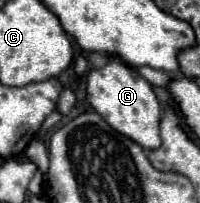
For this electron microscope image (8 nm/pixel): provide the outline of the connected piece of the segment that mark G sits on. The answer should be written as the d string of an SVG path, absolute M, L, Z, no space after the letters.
M113 57L105 67L87 75L87 101L115 131L135 141L143 149L153 151L161 147L161 106L157 103L157 97L151 85L133 69L129 69L121 59Z

